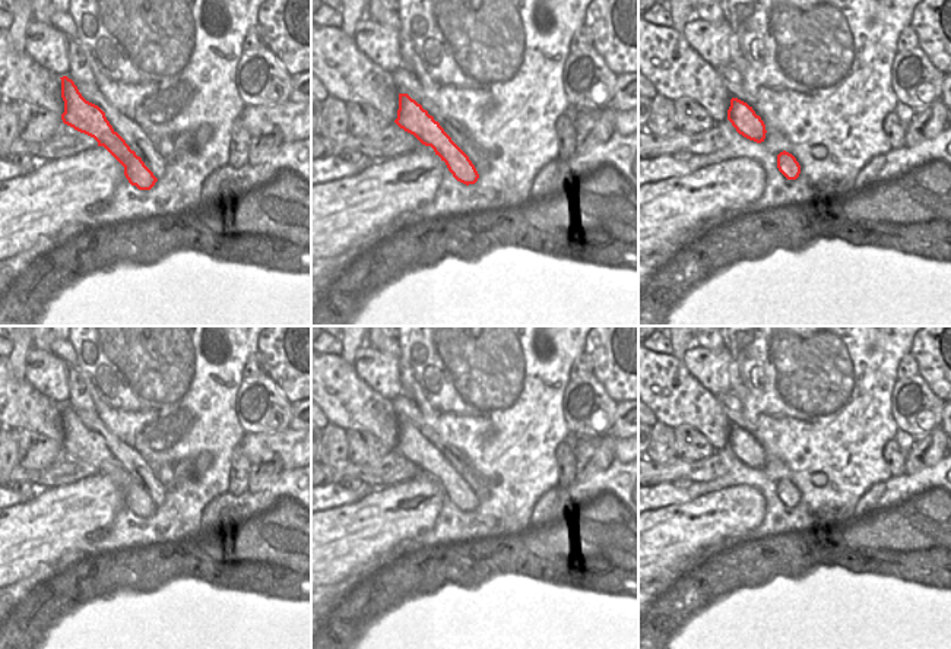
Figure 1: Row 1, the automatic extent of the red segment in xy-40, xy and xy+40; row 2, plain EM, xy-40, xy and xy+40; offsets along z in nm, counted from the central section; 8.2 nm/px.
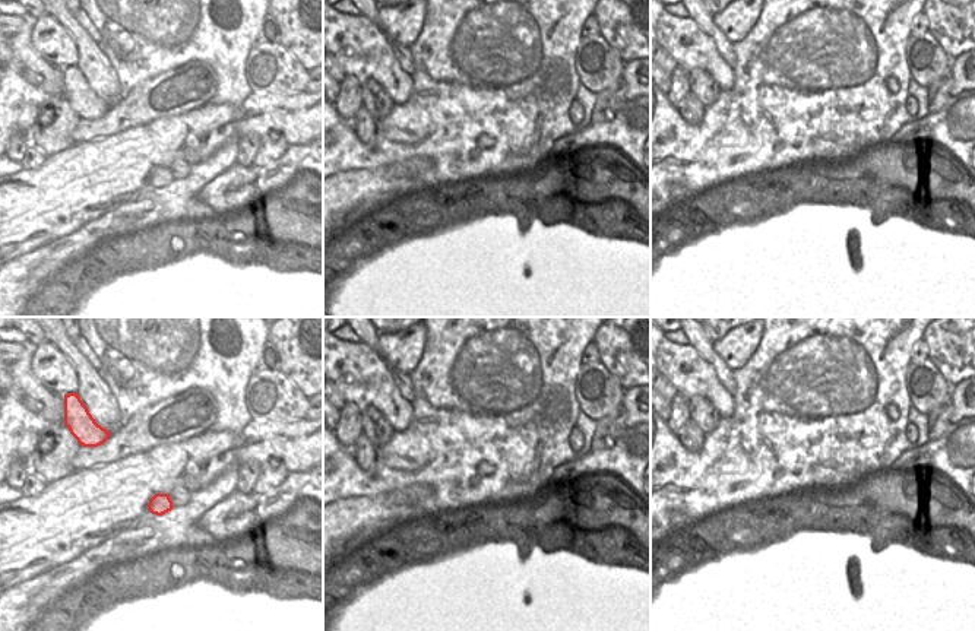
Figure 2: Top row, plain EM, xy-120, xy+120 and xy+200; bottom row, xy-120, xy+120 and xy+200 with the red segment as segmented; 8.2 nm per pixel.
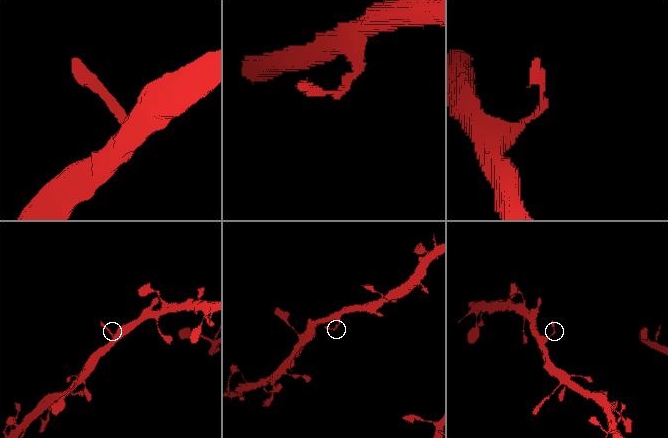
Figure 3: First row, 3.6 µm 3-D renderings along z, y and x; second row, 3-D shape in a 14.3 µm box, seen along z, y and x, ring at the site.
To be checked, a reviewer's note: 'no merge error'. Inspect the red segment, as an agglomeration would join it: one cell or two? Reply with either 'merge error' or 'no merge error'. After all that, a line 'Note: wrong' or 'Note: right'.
merge error
Note: wrong

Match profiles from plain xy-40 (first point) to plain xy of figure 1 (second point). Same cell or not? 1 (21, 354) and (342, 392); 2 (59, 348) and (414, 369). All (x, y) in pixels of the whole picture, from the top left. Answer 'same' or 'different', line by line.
1: different
2: different

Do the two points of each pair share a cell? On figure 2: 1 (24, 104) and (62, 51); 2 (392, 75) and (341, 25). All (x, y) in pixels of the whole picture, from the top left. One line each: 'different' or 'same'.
1: different
2: same

